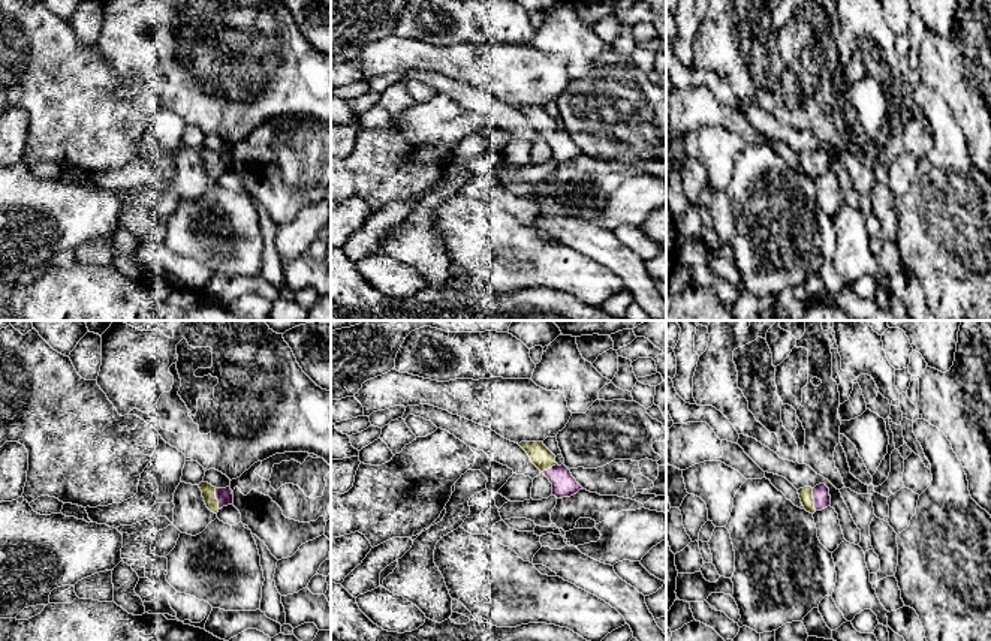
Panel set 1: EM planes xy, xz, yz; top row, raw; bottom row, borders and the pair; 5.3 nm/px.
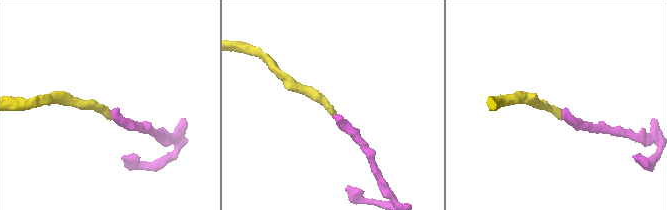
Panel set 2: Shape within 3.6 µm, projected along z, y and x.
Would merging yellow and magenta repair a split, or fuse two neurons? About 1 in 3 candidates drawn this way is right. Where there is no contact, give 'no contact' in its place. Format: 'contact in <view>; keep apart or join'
contact in yz; join

